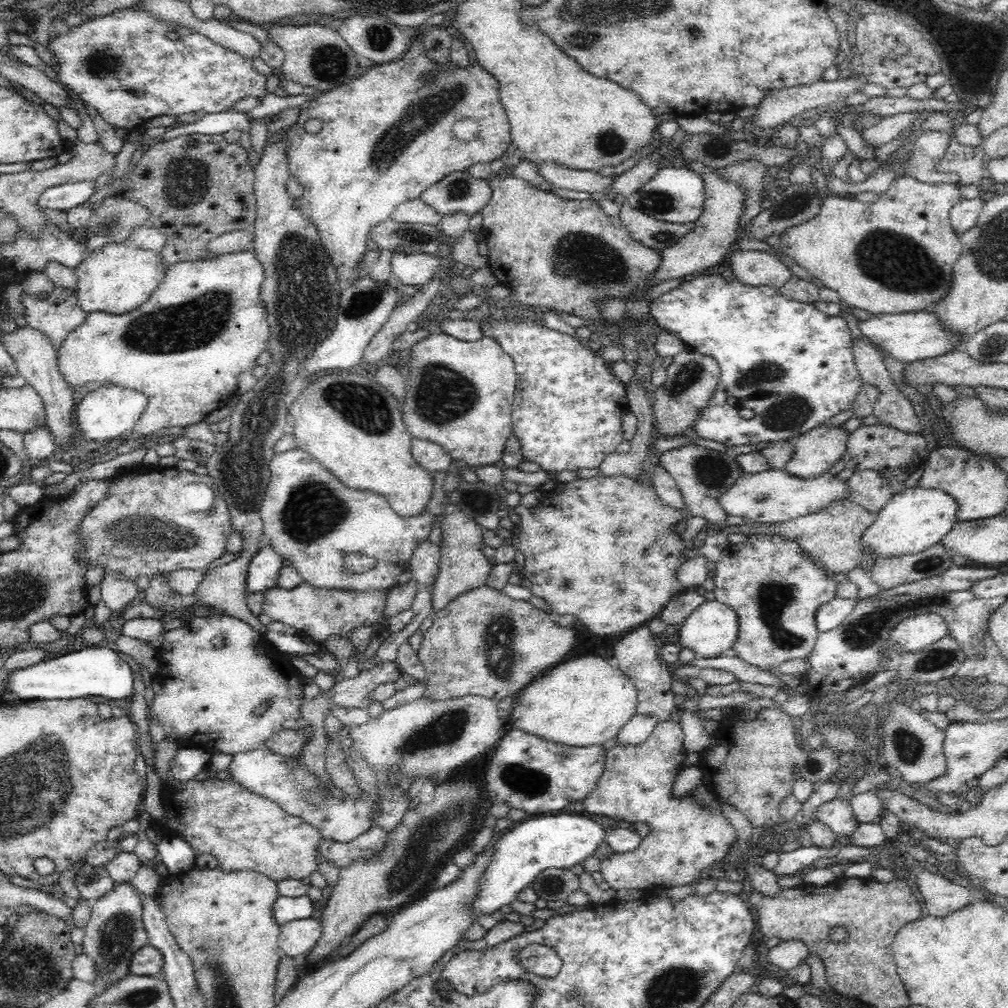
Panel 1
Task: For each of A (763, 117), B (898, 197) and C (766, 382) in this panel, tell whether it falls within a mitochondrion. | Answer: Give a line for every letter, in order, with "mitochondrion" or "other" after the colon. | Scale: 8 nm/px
A: other
B: other
C: mitochondrion

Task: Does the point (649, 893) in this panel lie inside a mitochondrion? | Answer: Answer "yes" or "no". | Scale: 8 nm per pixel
no

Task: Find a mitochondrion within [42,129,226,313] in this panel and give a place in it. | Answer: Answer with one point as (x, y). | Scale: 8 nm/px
(185, 177)

